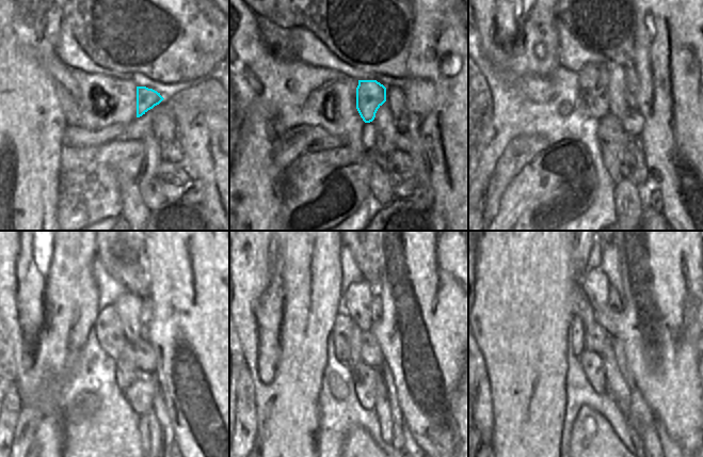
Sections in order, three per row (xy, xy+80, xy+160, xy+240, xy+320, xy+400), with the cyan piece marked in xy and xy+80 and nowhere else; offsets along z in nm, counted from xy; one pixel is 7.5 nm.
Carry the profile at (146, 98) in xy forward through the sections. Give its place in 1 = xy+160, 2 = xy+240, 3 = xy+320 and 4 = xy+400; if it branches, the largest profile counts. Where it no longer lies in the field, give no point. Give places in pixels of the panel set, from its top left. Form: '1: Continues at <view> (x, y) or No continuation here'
1: Continues at xy+160 (593, 79)
2: Continues at xy+240 (109, 330)
3: Continues at xy+320 (341, 331)
4: Continues at xy+400 (577, 329)

